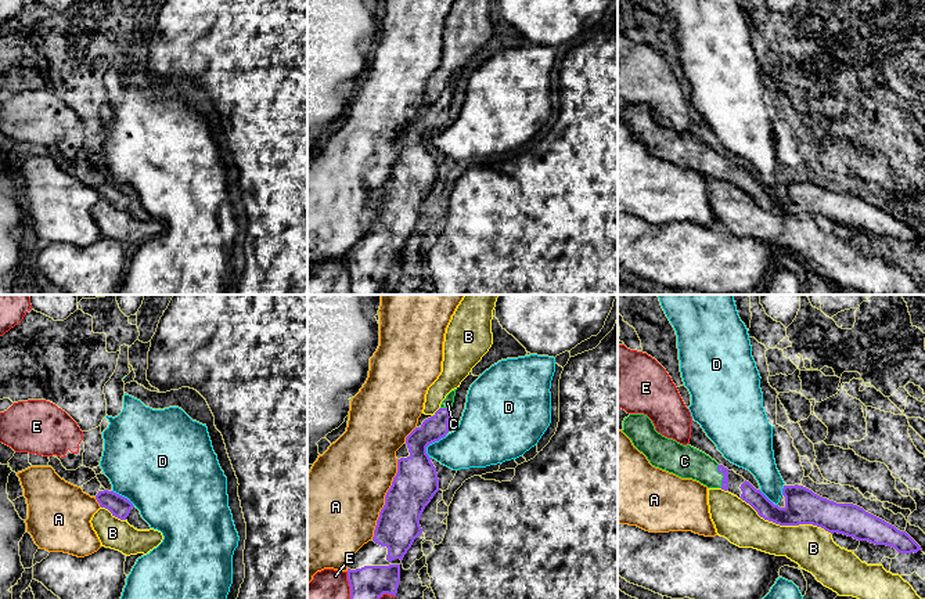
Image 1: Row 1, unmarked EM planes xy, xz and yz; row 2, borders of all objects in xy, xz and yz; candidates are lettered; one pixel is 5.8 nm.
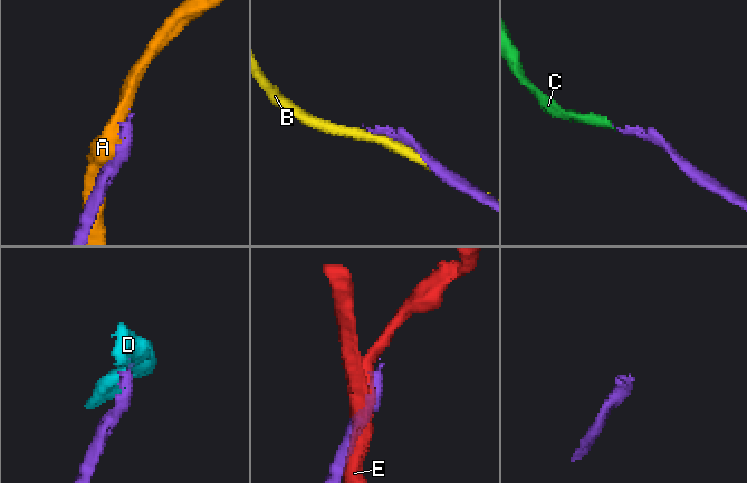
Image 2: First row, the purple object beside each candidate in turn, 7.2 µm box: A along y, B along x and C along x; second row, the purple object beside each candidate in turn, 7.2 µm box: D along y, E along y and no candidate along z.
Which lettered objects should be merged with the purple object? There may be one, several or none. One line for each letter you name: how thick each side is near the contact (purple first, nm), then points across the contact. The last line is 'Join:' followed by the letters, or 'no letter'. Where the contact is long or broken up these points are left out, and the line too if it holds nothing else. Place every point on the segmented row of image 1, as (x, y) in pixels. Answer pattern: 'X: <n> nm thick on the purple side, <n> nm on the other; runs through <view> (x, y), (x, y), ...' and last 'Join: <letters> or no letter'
C: 50 nm thick on the purple side, 190 nm on the other; runs through yz (724, 483), (723, 475), (712, 475), (684, 461)
Join: C

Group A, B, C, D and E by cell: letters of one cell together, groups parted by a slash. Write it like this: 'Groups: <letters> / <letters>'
Groups: A / B / C / D / E

